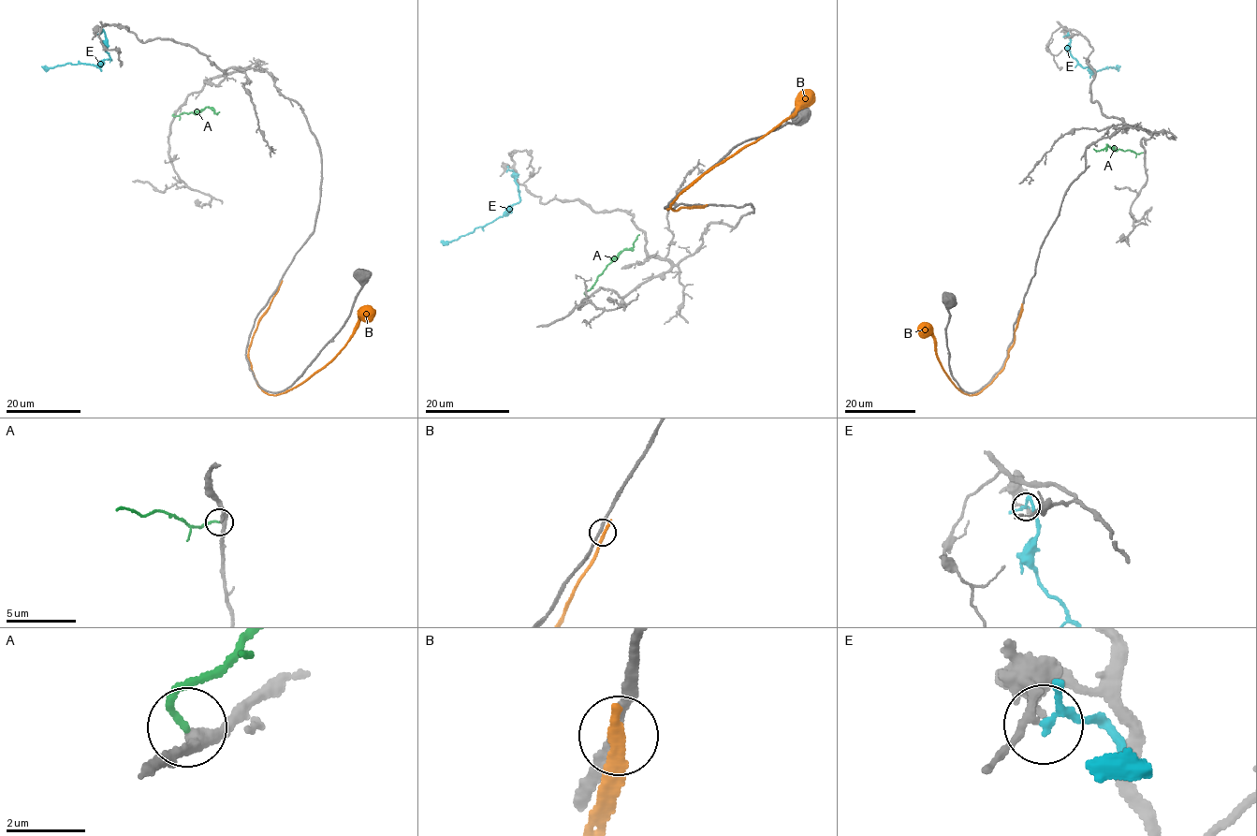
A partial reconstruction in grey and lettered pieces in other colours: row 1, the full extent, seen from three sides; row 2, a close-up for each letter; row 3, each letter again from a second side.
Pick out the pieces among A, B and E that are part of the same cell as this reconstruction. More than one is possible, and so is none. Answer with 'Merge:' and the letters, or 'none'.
Merge: none

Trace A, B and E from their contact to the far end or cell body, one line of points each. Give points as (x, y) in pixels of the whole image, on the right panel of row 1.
A: (1144, 153), (1114, 150), (1106, 145), (1099, 151), (1093, 149)
B: (1022, 306), (1004, 368), (981, 392), (971, 396), (954, 386), (940, 362), (933, 337), (919, 325)
E: (1067, 36), (1070, 53), (1084, 67), (1095, 72), (1109, 66), (1116, 68), (1118, 65)

